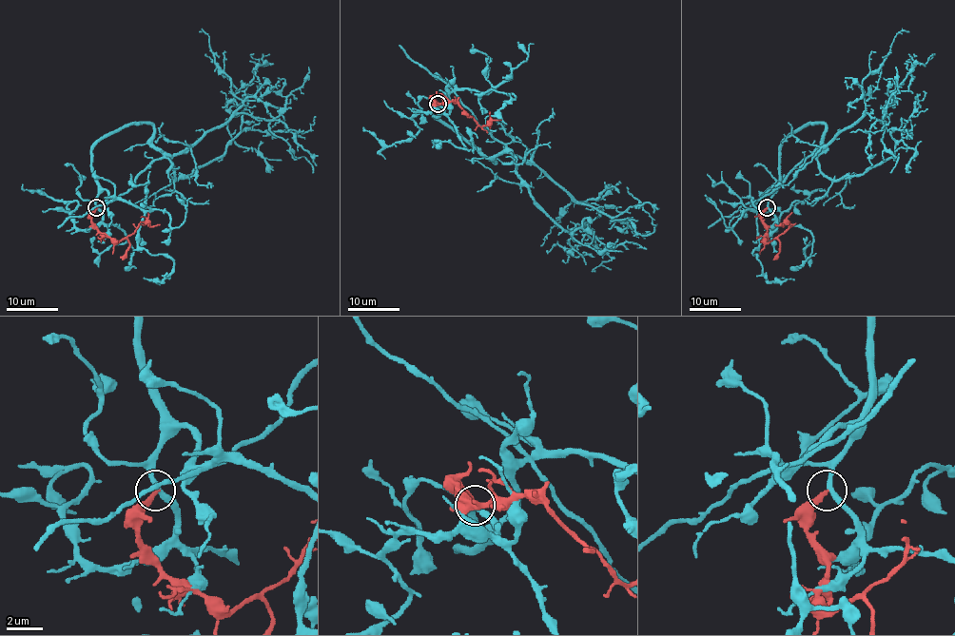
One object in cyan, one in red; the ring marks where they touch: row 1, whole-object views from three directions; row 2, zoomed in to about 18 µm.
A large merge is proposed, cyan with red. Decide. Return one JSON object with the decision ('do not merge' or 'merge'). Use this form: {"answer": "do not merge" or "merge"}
{"answer": "do not merge"}

